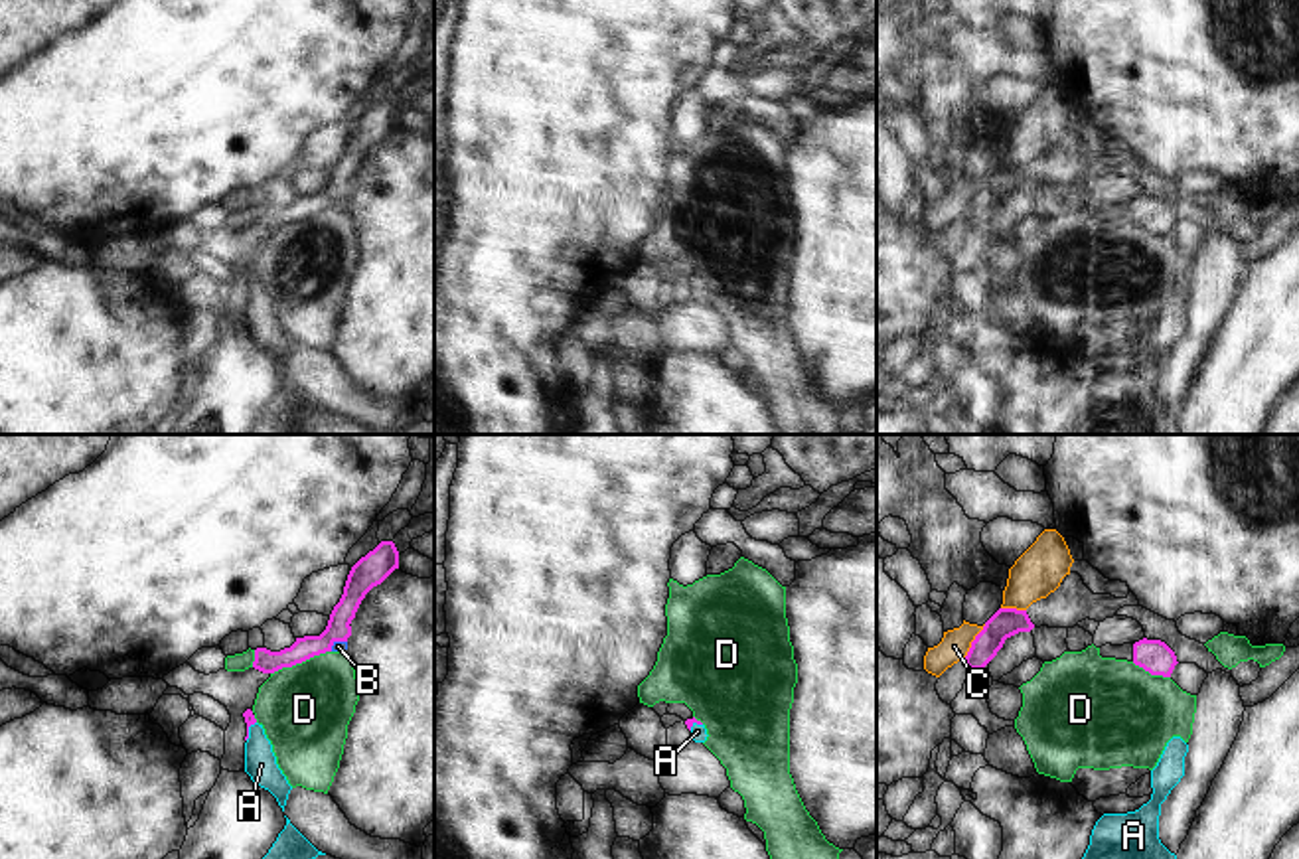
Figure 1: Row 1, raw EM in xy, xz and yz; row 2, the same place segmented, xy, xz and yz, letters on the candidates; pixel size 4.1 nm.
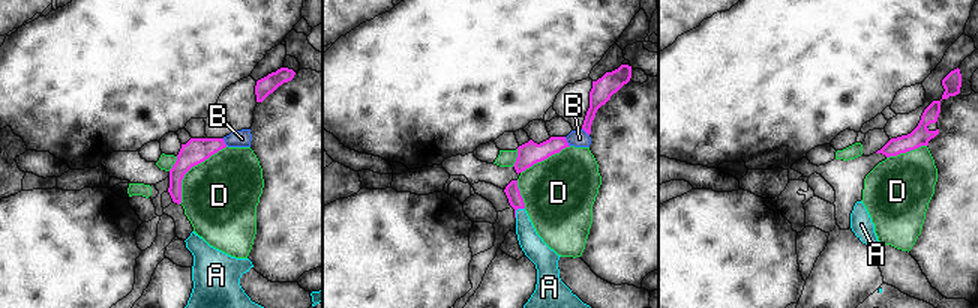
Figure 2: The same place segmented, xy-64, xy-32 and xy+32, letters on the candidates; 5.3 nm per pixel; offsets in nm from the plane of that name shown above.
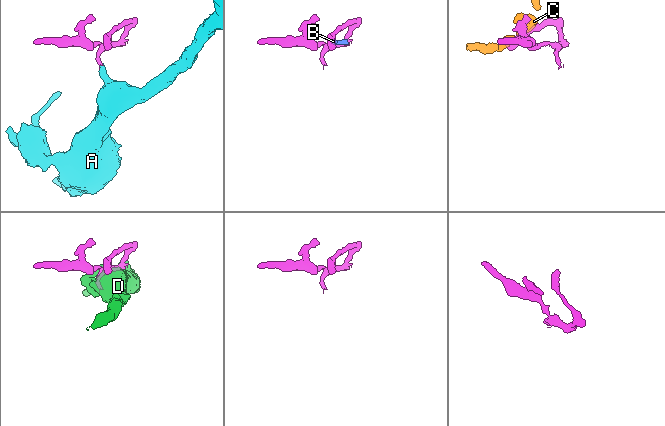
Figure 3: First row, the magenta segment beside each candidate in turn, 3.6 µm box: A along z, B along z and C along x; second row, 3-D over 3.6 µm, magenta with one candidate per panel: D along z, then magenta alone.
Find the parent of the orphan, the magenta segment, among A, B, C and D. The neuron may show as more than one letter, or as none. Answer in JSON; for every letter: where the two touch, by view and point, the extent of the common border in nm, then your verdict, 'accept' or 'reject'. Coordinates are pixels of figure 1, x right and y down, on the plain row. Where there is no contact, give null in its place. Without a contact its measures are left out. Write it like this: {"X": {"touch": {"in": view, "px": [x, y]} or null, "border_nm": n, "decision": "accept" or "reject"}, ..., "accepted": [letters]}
{"A": {"touch": {"in": "xy", "px": [247, 289]}, "border_nm": 90, "decision": "accept"}, "B": {"touch": {"in": "xy", "px": [336, 198]}, "border_nm": 80, "decision": "reject"}, "C": {"touch": {"in": "yz", "px": [972, 200]}, "border_nm": 180, "decision": "reject"}, "D": {"touch": {"in": "xy", "px": [301, 220]}, "border_nm": 260, "decision": "reject"}, "accepted": ["A"]}

